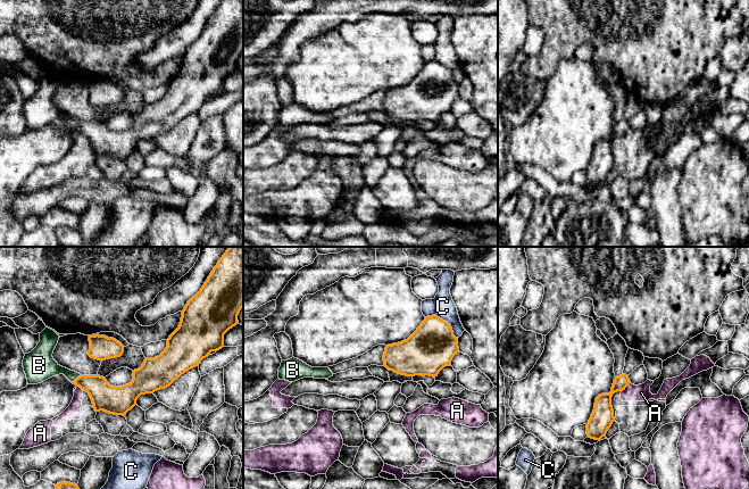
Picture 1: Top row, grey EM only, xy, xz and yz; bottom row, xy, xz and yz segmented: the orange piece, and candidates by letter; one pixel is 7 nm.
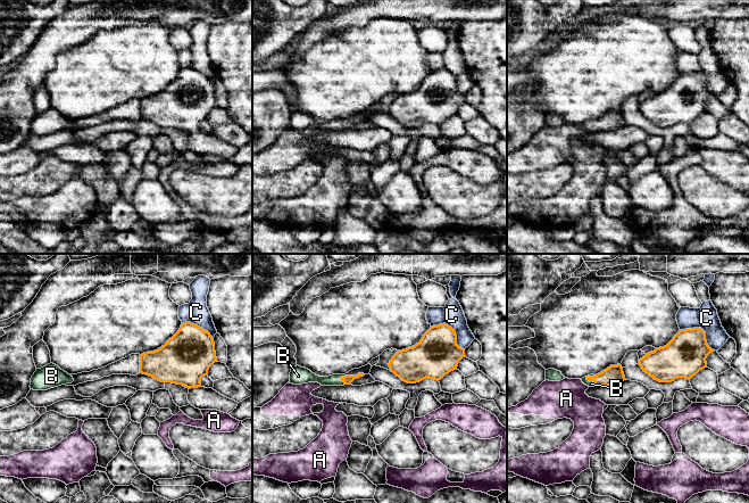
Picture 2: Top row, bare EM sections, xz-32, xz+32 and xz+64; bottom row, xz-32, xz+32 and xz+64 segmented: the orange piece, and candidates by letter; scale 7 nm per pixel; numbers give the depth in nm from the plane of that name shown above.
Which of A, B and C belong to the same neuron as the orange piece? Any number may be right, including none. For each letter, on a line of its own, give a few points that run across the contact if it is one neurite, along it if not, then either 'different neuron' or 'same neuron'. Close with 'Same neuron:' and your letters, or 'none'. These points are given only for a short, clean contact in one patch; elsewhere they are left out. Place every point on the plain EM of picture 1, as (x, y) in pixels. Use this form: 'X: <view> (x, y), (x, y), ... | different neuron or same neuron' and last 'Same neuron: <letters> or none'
A: different neuron
B: xy (105, 142), (91, 129), (77, 123), (65, 116), (44, 112) | same neuron
C: different neuron
Same neuron: B

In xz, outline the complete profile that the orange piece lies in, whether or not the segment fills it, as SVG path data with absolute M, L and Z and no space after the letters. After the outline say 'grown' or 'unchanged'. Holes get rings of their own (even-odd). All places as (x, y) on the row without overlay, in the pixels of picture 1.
M436 60L427 61L417 75L398 89L388 90L383 100L384 111L406 122L438 122L439 117L451 110L453 101L459 98L458 83L453 81L451 71Z | unchanged

